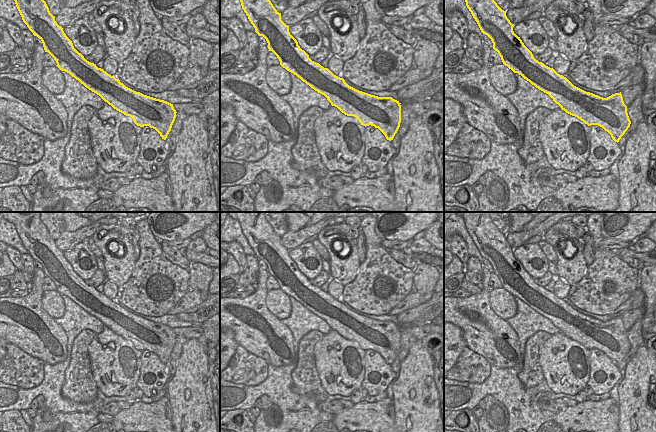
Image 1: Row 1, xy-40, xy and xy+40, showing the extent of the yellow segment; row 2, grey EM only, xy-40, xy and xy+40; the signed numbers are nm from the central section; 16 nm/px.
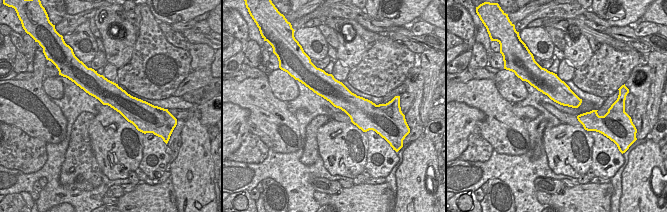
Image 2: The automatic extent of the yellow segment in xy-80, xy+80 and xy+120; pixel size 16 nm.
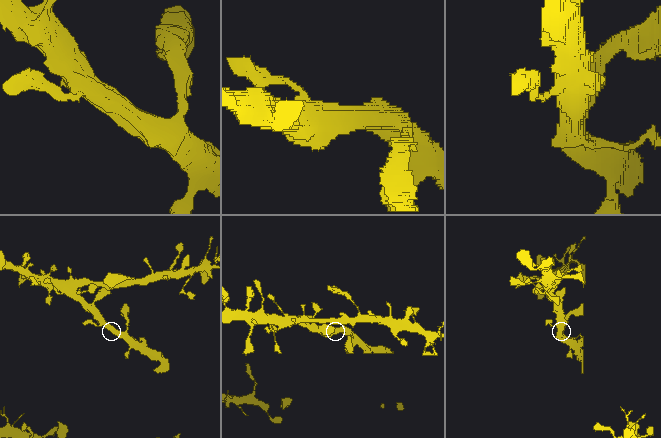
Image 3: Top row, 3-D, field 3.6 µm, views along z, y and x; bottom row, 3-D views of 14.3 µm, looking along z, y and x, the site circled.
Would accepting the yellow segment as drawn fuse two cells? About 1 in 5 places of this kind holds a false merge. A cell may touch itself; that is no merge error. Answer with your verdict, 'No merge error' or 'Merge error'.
No merge error

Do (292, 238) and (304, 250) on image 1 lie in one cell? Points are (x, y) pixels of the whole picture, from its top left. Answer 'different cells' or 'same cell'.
different cells

